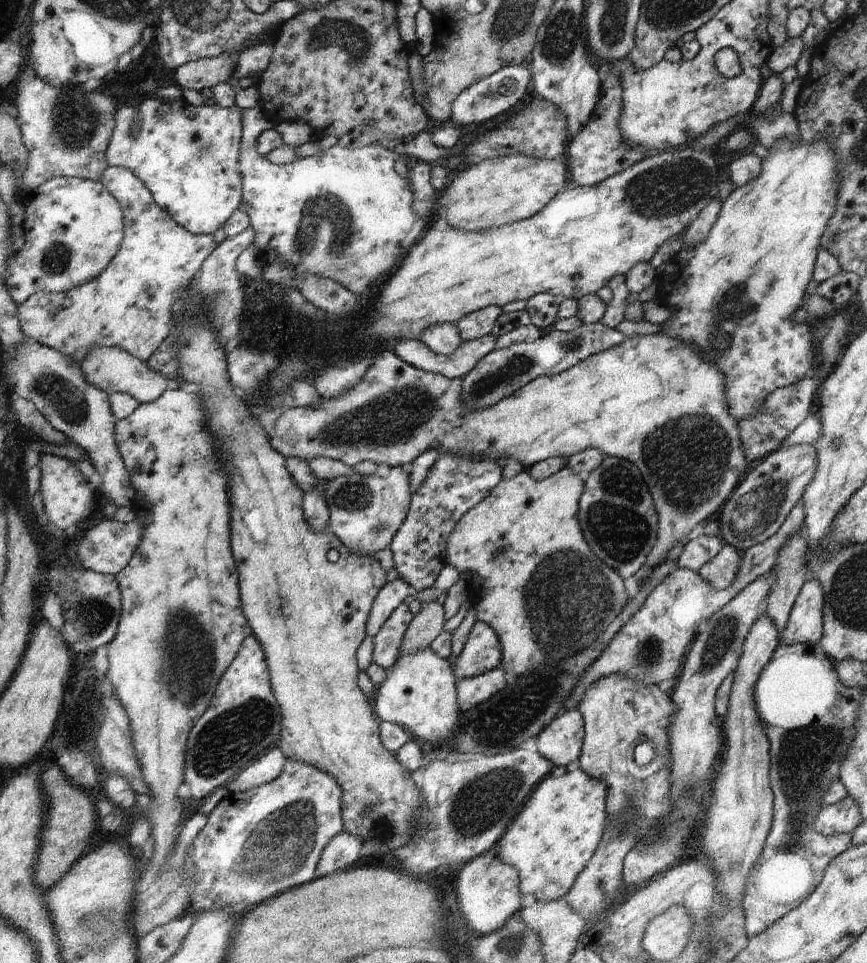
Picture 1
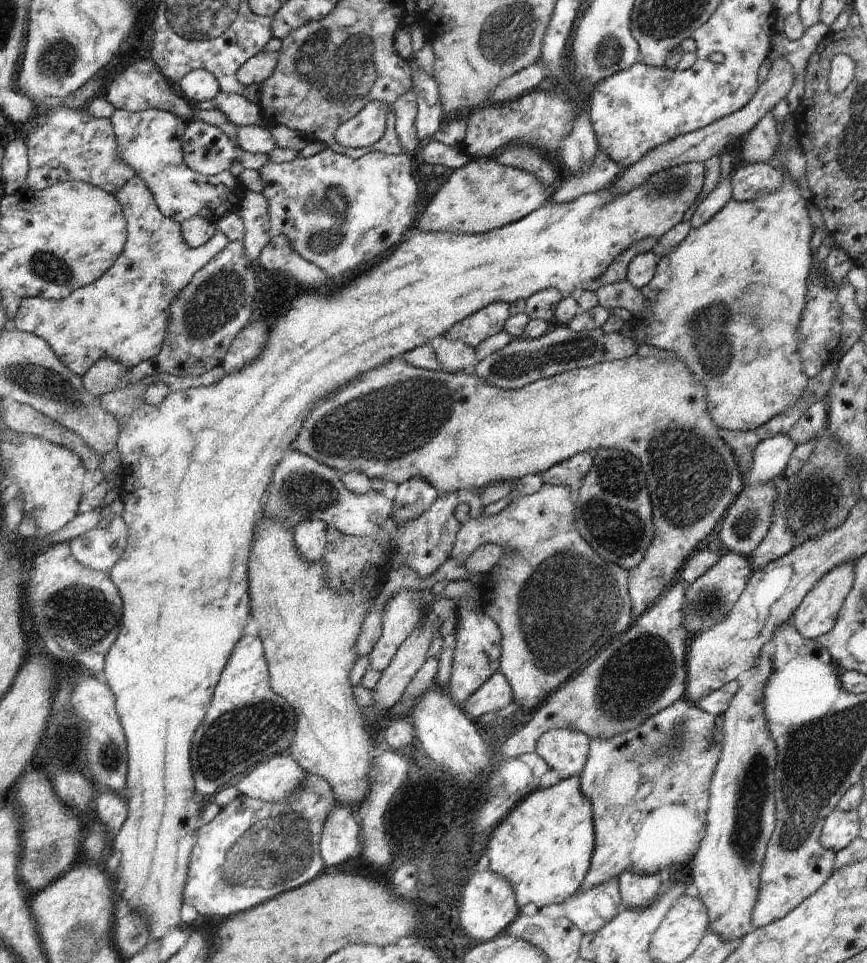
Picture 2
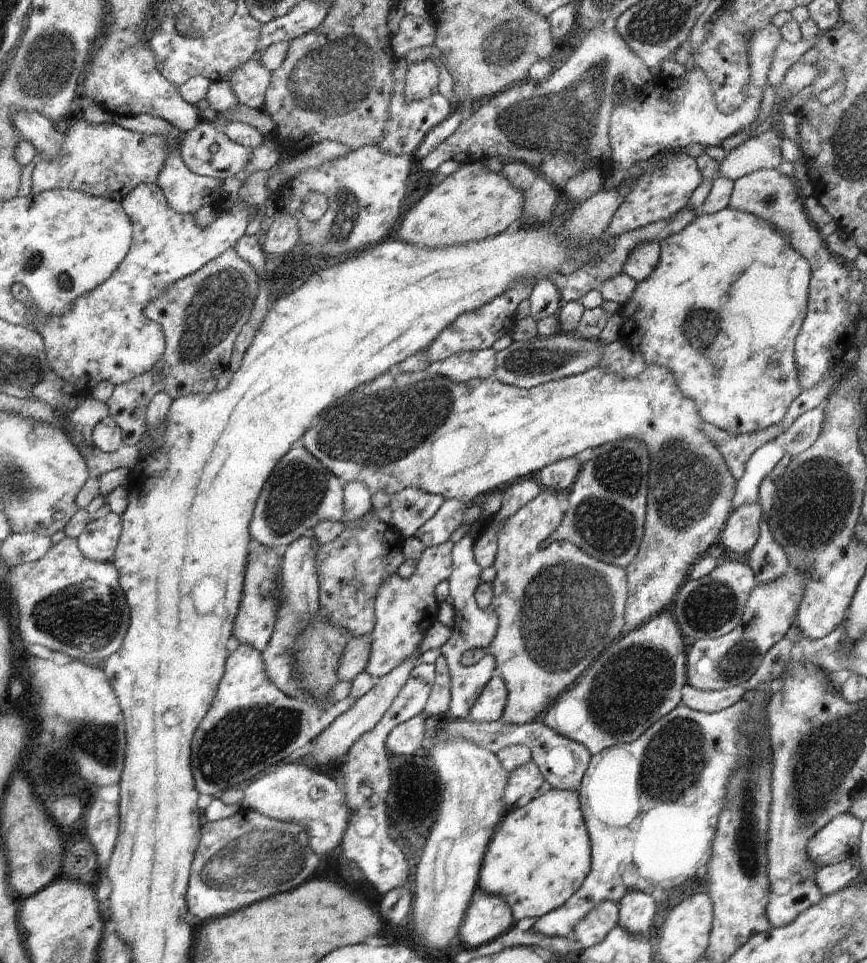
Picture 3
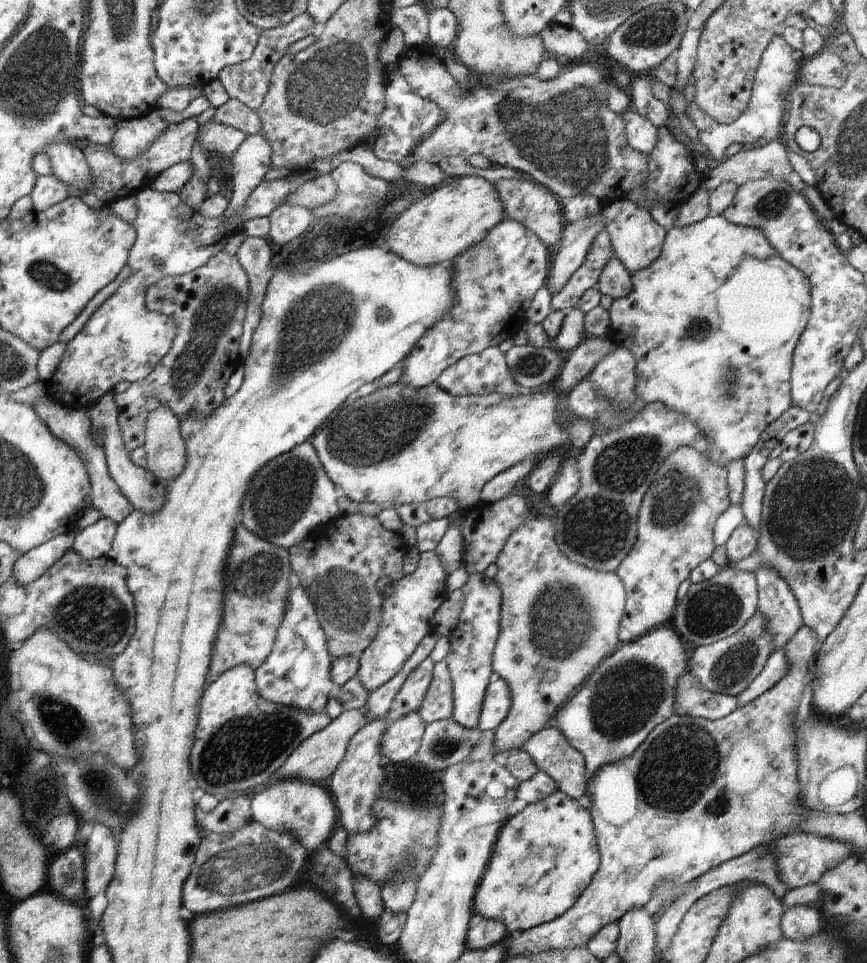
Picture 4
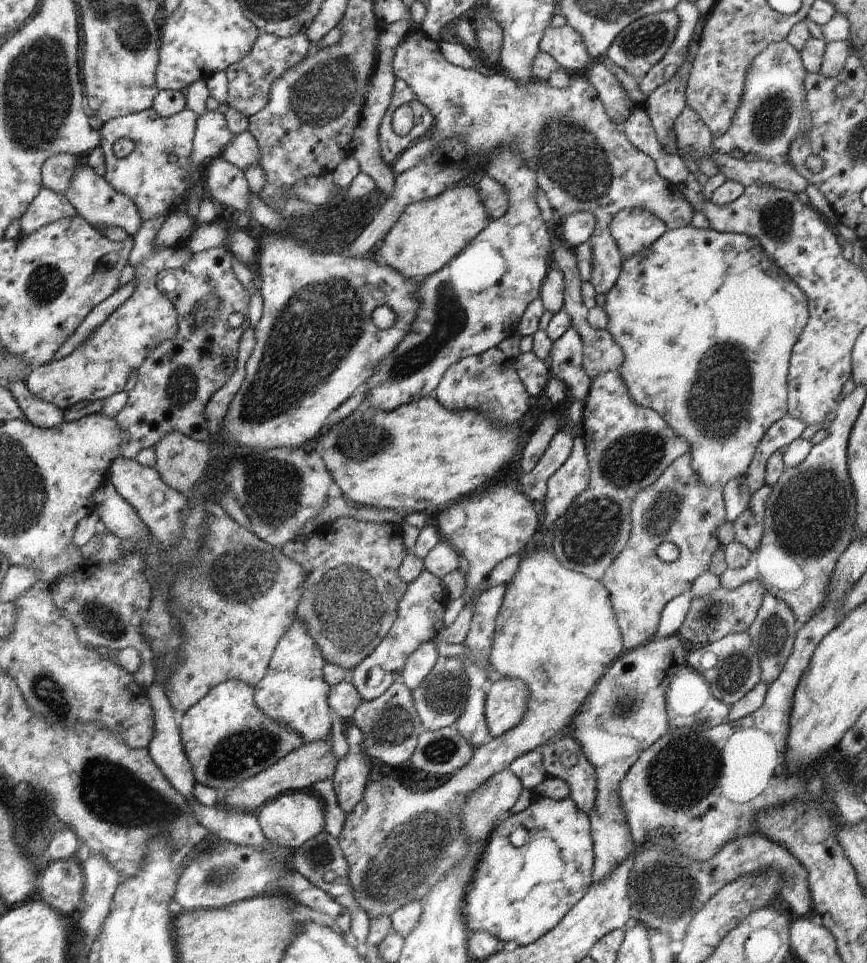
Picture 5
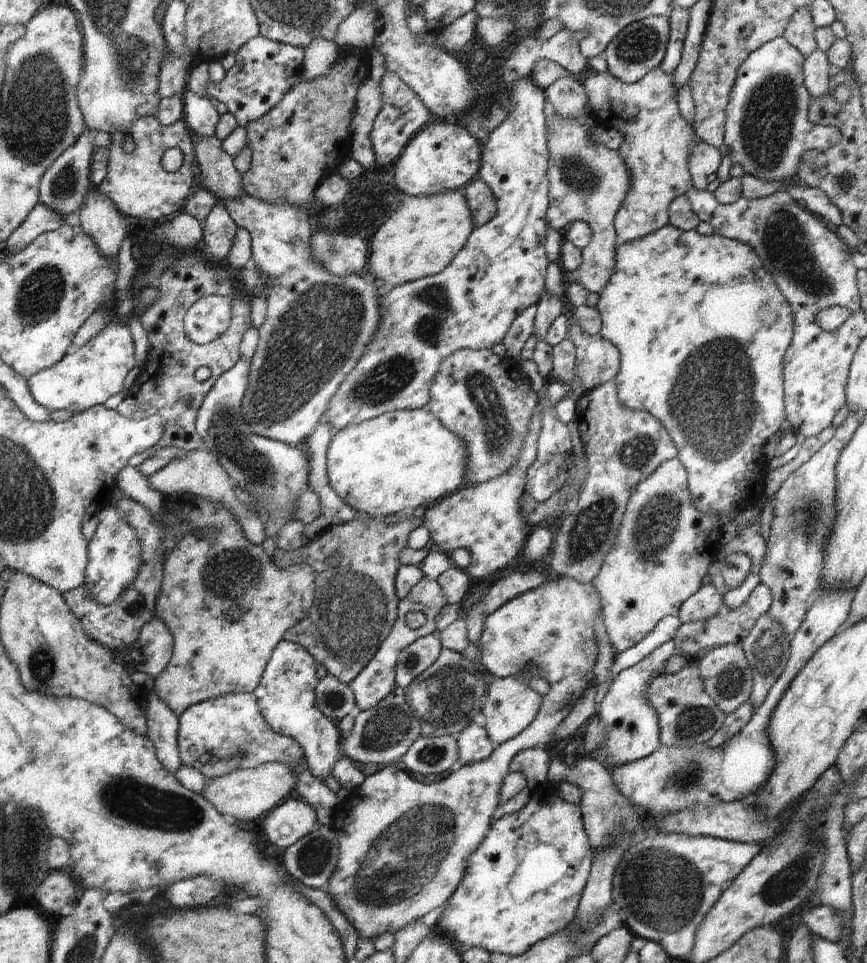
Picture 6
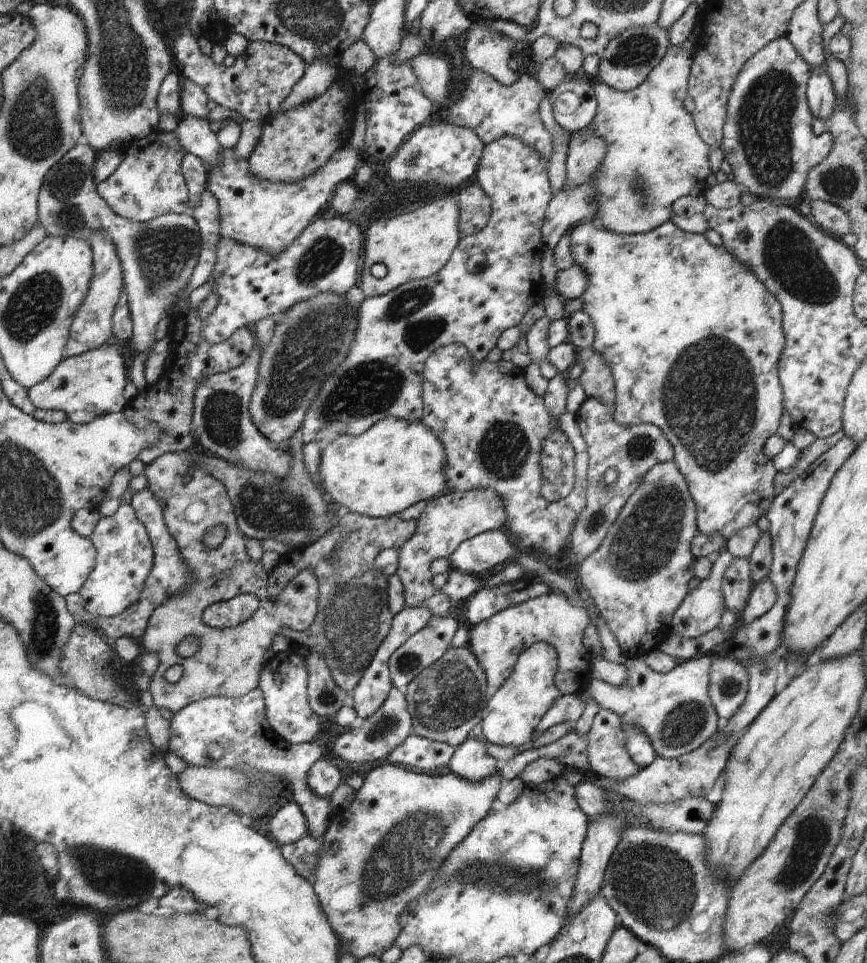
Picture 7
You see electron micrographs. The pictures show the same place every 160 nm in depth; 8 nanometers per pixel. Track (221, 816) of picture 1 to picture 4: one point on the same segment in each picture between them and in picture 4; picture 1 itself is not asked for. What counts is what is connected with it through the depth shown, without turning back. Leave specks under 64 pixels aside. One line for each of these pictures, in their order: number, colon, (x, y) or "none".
2: (252, 851)
3: (239, 860)
4: (229, 869)

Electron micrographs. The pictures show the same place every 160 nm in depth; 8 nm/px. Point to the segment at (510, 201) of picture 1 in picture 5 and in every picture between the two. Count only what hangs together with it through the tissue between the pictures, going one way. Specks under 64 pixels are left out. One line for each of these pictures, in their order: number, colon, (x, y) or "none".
2: (483, 195)
3: (474, 203)
4: (438, 227)
5: (428, 234)

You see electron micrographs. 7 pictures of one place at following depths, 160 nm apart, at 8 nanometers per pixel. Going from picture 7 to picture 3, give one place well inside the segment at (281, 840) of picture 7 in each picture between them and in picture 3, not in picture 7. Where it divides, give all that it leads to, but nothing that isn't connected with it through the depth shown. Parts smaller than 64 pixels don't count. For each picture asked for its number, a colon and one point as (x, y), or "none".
3: (294, 792)
4: (302, 809)
5: (292, 818)
6: (284, 825)

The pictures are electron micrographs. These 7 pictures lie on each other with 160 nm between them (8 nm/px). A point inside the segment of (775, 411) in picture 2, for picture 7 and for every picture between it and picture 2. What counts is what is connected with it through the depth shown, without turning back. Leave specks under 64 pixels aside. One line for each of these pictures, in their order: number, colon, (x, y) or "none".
3: (721, 311)
4: (712, 323)
5: (706, 321)
6: (702, 330)
7: (692, 337)

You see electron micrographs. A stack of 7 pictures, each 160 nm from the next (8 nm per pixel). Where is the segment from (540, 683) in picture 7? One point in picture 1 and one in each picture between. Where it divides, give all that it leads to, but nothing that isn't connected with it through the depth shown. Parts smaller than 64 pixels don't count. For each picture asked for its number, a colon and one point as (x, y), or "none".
1: (471, 692)
2: (495, 694)
3: (489, 706)
4: (497, 700)
5: (506, 701)
6: (512, 705)

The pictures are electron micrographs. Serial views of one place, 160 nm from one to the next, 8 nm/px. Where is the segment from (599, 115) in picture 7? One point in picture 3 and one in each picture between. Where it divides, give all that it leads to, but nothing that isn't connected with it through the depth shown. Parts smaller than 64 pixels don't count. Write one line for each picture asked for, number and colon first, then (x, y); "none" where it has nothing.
3: (642, 260)
4: (637, 239)
5: (634, 229)
6: (657, 142)

